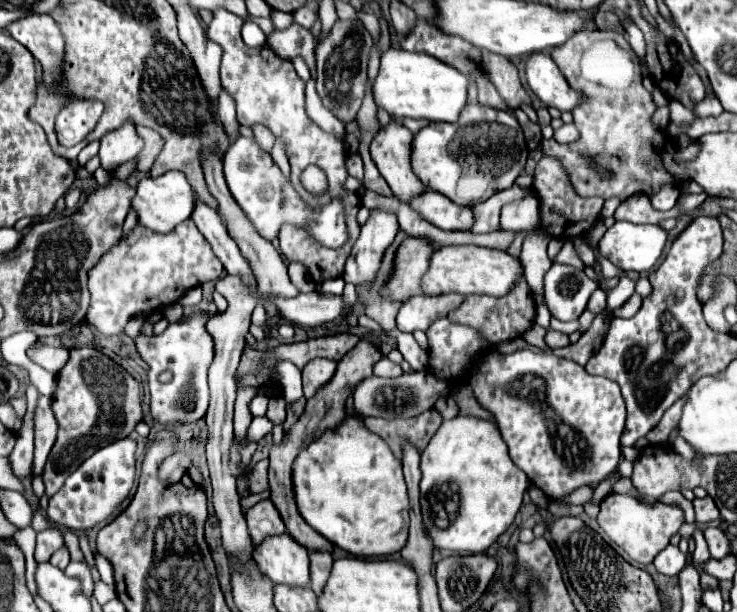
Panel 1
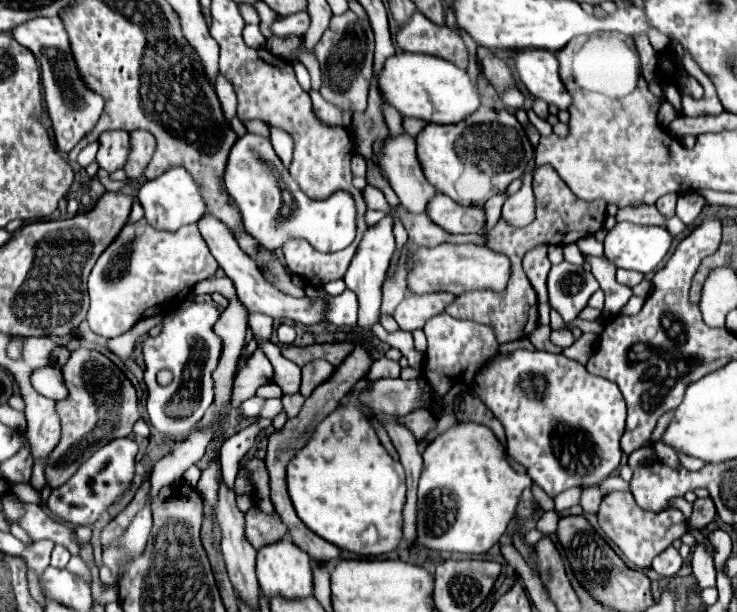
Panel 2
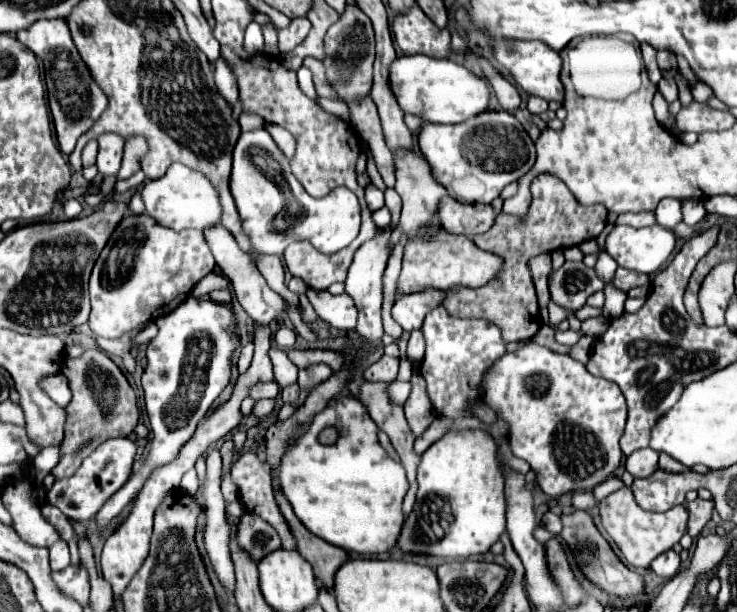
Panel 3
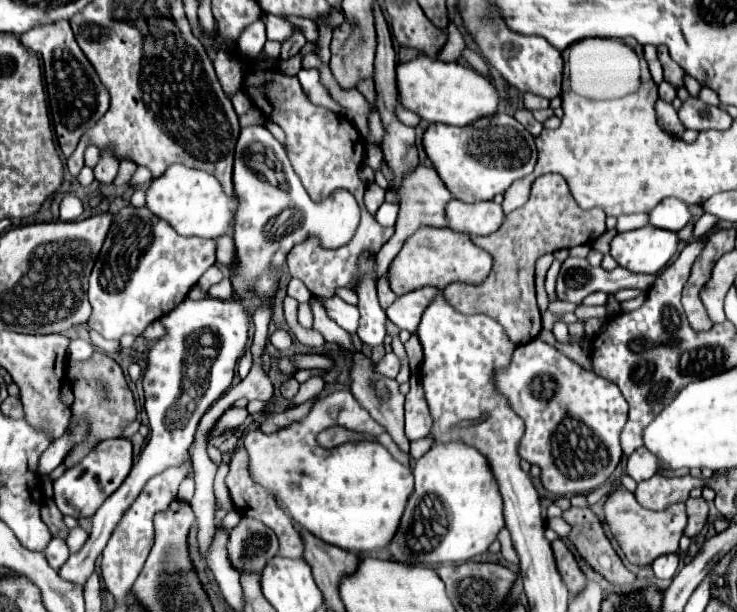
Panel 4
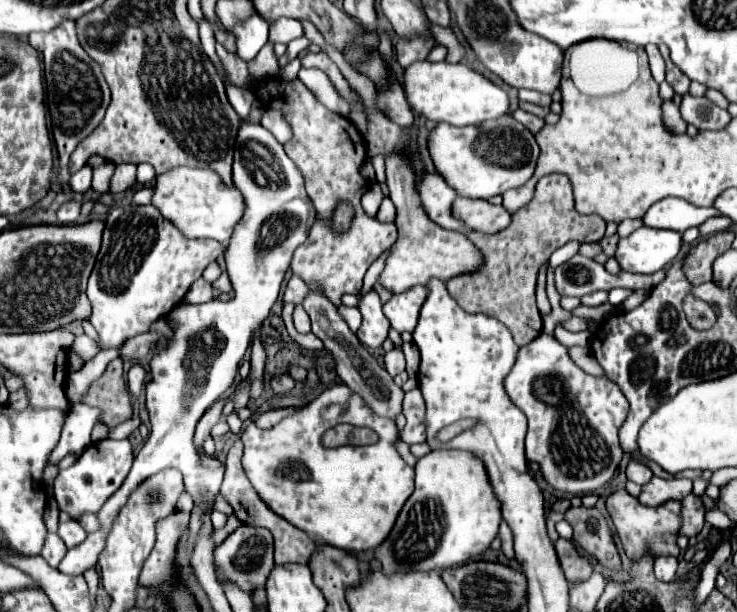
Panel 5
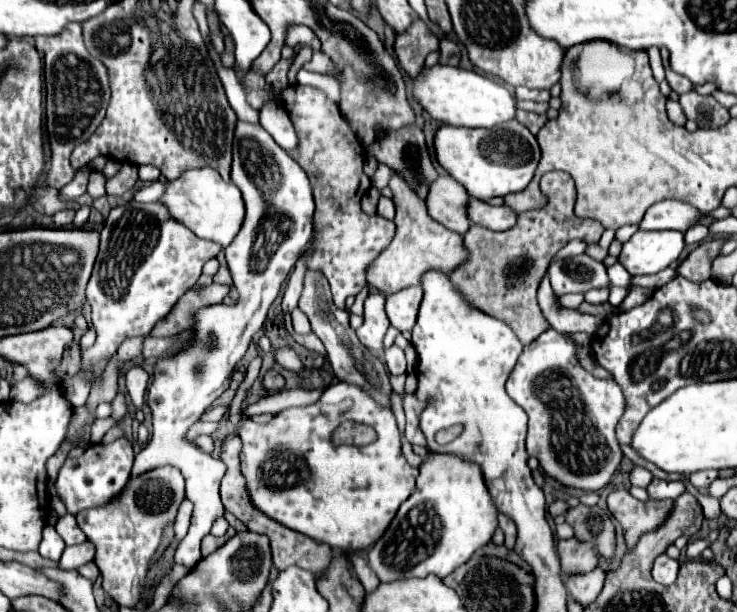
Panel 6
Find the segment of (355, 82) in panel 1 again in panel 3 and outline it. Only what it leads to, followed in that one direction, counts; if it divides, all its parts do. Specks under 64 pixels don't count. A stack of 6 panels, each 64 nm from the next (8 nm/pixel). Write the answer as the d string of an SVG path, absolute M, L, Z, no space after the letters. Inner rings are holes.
M348 4L336 24L326 34L326 74L340 98L356 98L370 92L372 86L372 62L374 62L374 30L370 18L362 8Z

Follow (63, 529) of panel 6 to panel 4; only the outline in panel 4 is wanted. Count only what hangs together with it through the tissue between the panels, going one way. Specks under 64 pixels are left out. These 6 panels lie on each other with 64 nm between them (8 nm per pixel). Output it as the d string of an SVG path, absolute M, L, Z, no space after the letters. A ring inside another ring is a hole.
M78 526L78 528L70 528L70 530L68 530L68 536L66 536L66 544L68 544L68 548L70 548L72 552L76 552L76 550L82 548L82 544L86 542L86 538L88 538L88 532L82 530L80 526Z

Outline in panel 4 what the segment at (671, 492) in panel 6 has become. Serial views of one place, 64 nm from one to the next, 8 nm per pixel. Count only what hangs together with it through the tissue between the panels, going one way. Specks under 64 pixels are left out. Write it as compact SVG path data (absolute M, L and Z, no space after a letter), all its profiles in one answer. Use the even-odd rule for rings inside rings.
M654 474L650 480L638 484L638 488L636 488L638 498L636 498L636 500L640 502L640 506L644 506L644 508L648 508L648 510L664 510L664 508L668 508L672 502L684 502L684 500L688 498L690 490L692 490L694 486L700 486L700 484L704 484L704 482L700 482L698 478L692 478L692 476L664 478L664 476L660 476L660 474Z

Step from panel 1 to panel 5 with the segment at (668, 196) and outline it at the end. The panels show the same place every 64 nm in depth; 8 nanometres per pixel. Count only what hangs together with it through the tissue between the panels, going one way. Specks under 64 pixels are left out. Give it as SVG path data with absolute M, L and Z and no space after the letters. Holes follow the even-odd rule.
M664 198L646 212L642 222L648 228L684 232L692 226L704 224L712 216L720 216L720 212L714 208L698 208L682 198Z

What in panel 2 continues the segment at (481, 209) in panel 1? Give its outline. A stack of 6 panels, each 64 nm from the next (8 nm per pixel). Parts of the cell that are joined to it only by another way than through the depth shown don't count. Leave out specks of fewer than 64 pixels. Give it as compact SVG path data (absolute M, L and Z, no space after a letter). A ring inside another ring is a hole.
M498 194L498 196L490 198L490 200L484 204L484 208L486 208L486 216L488 216L488 220L486 220L486 228L484 228L484 230L492 228L492 226L498 222L504 200L506 200L506 194Z

